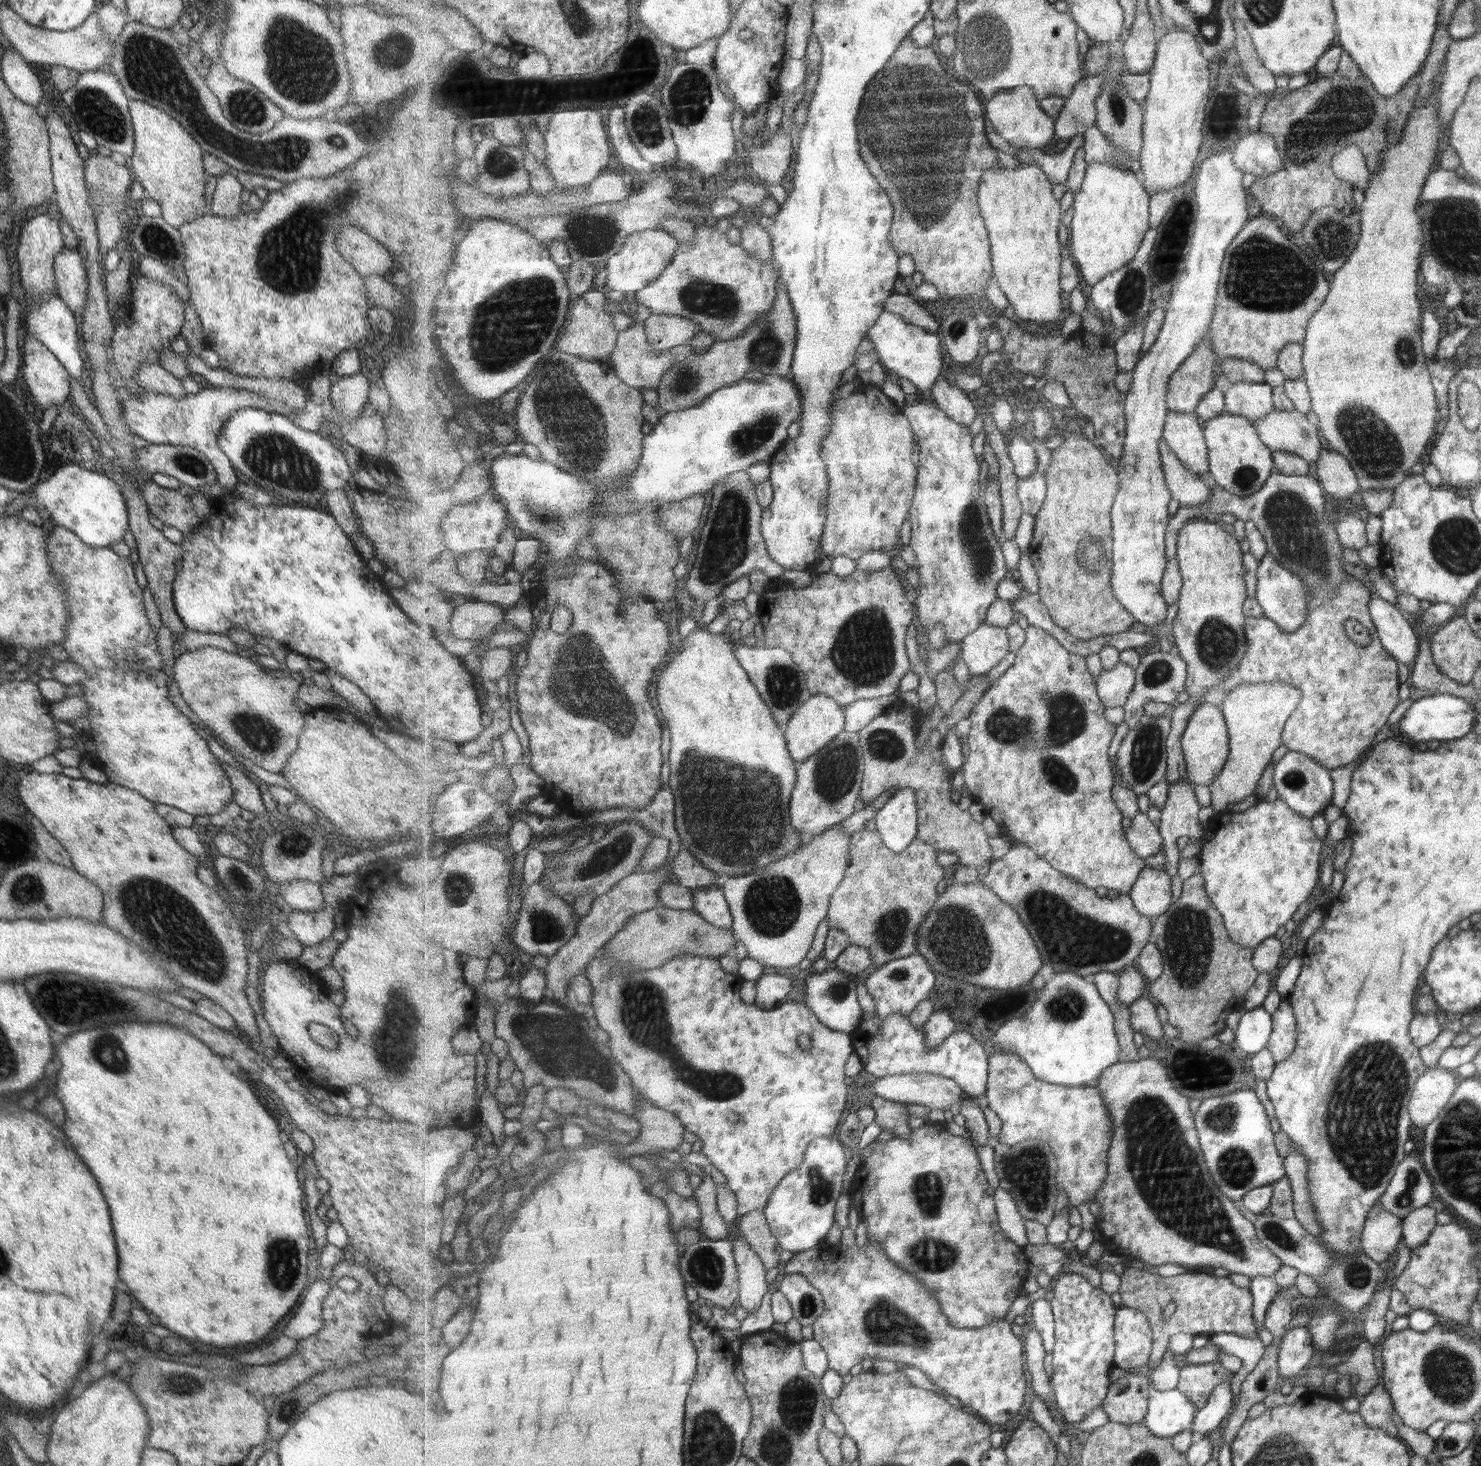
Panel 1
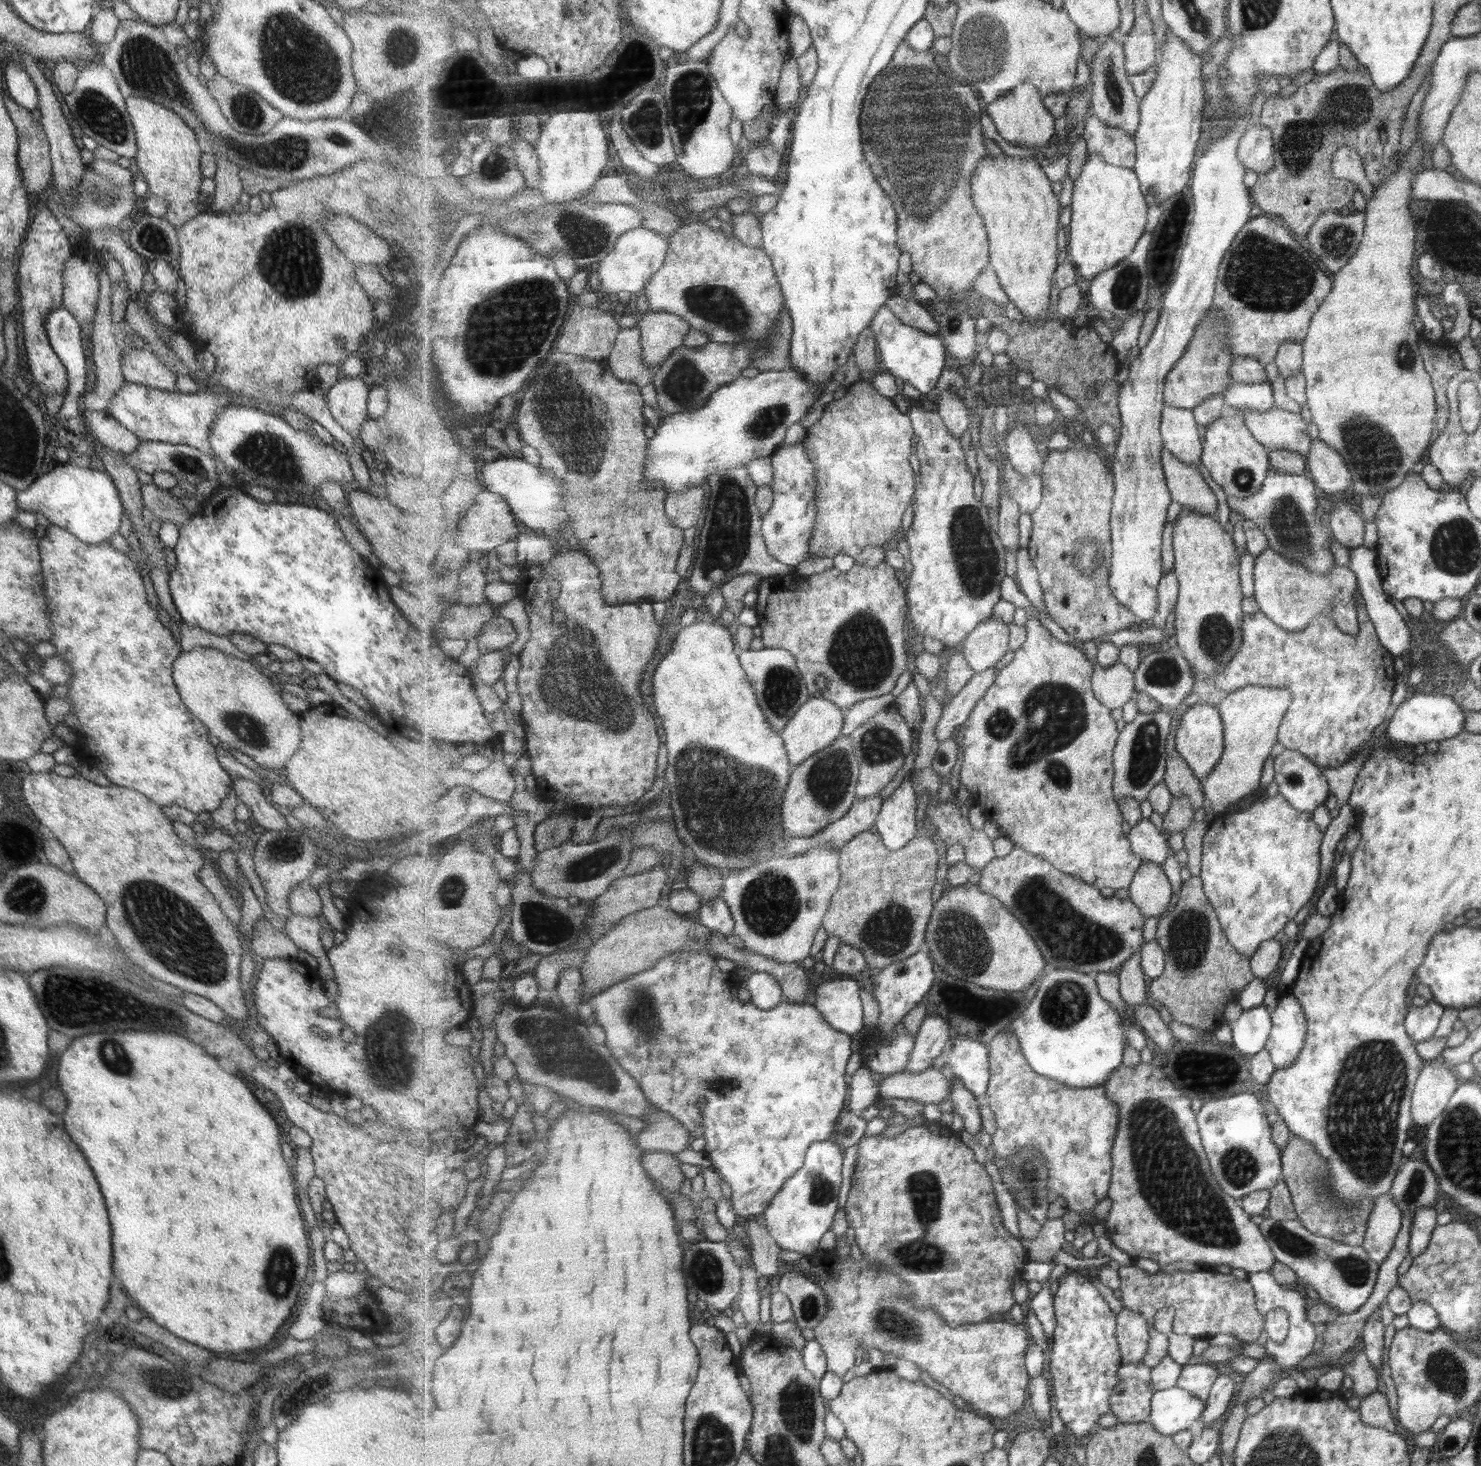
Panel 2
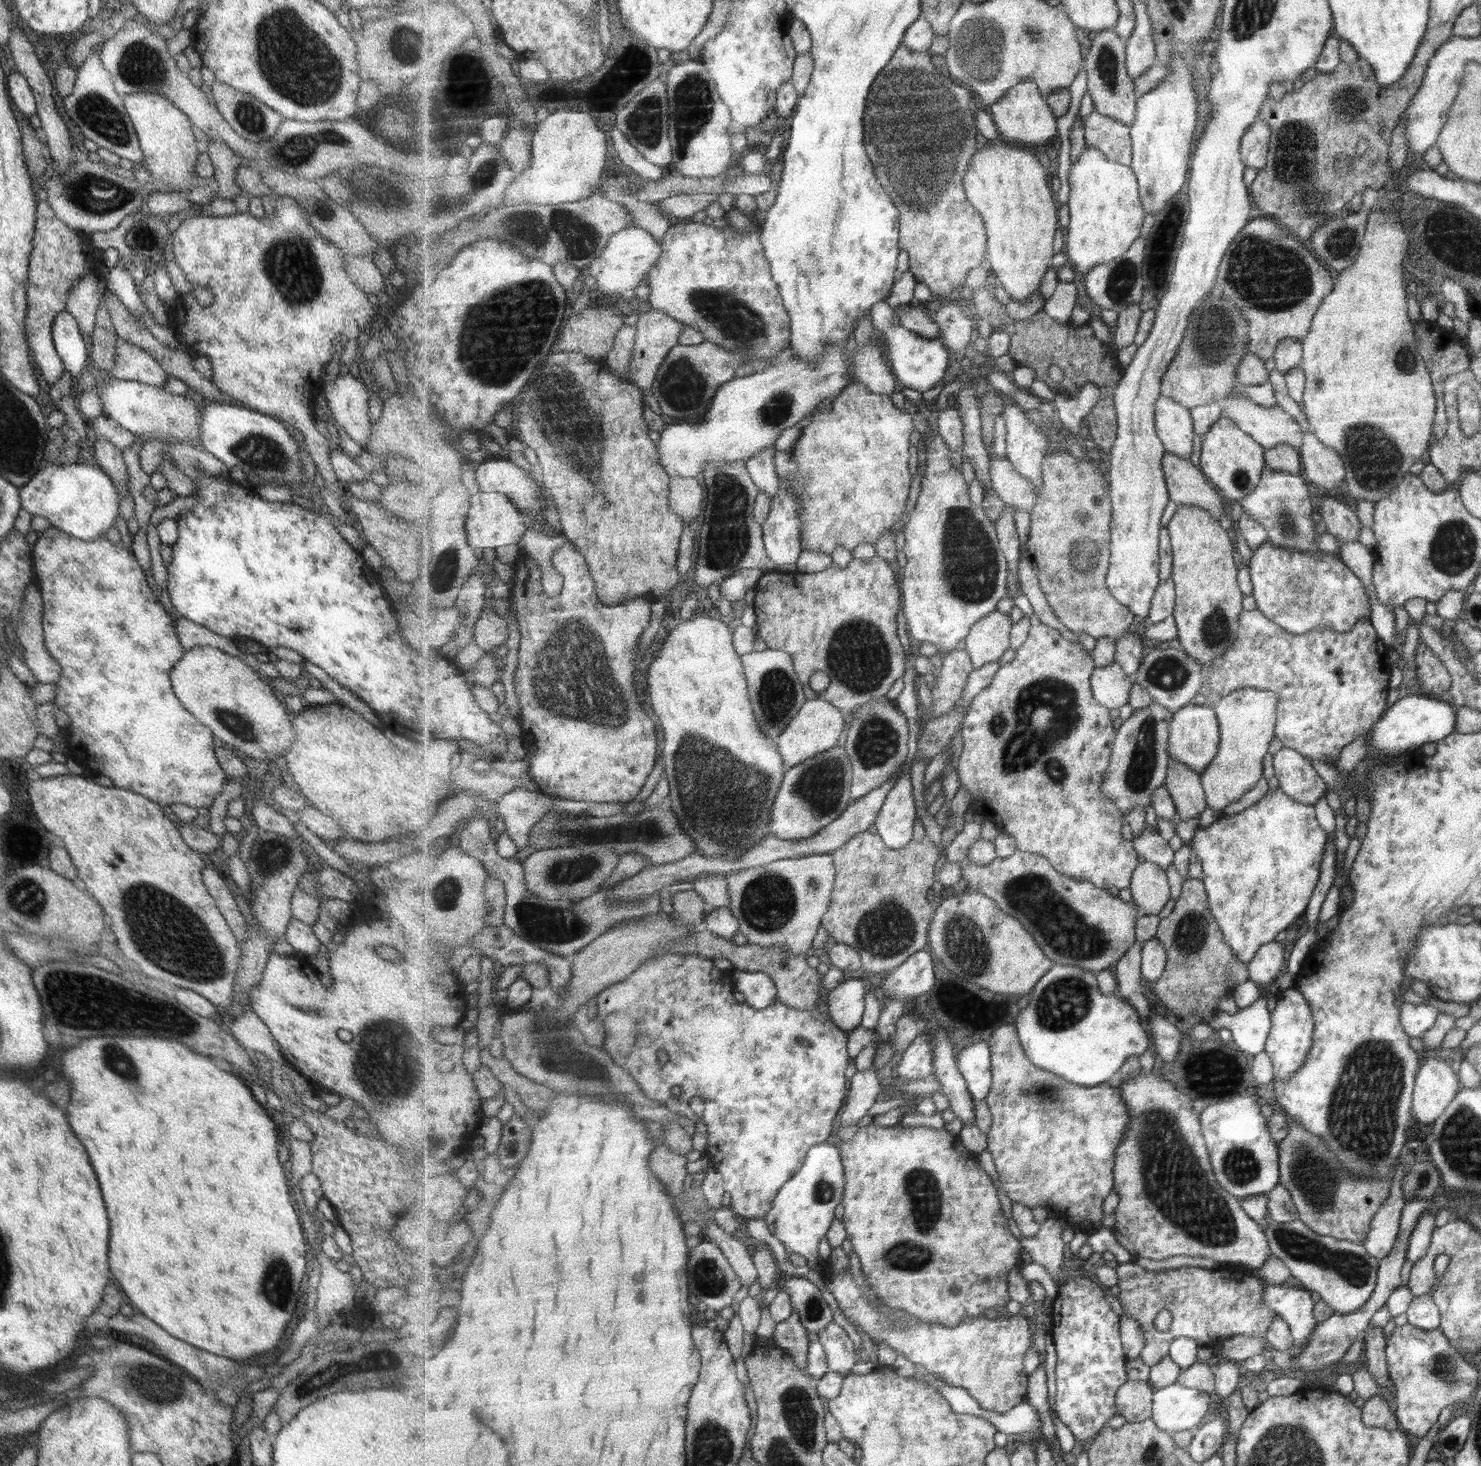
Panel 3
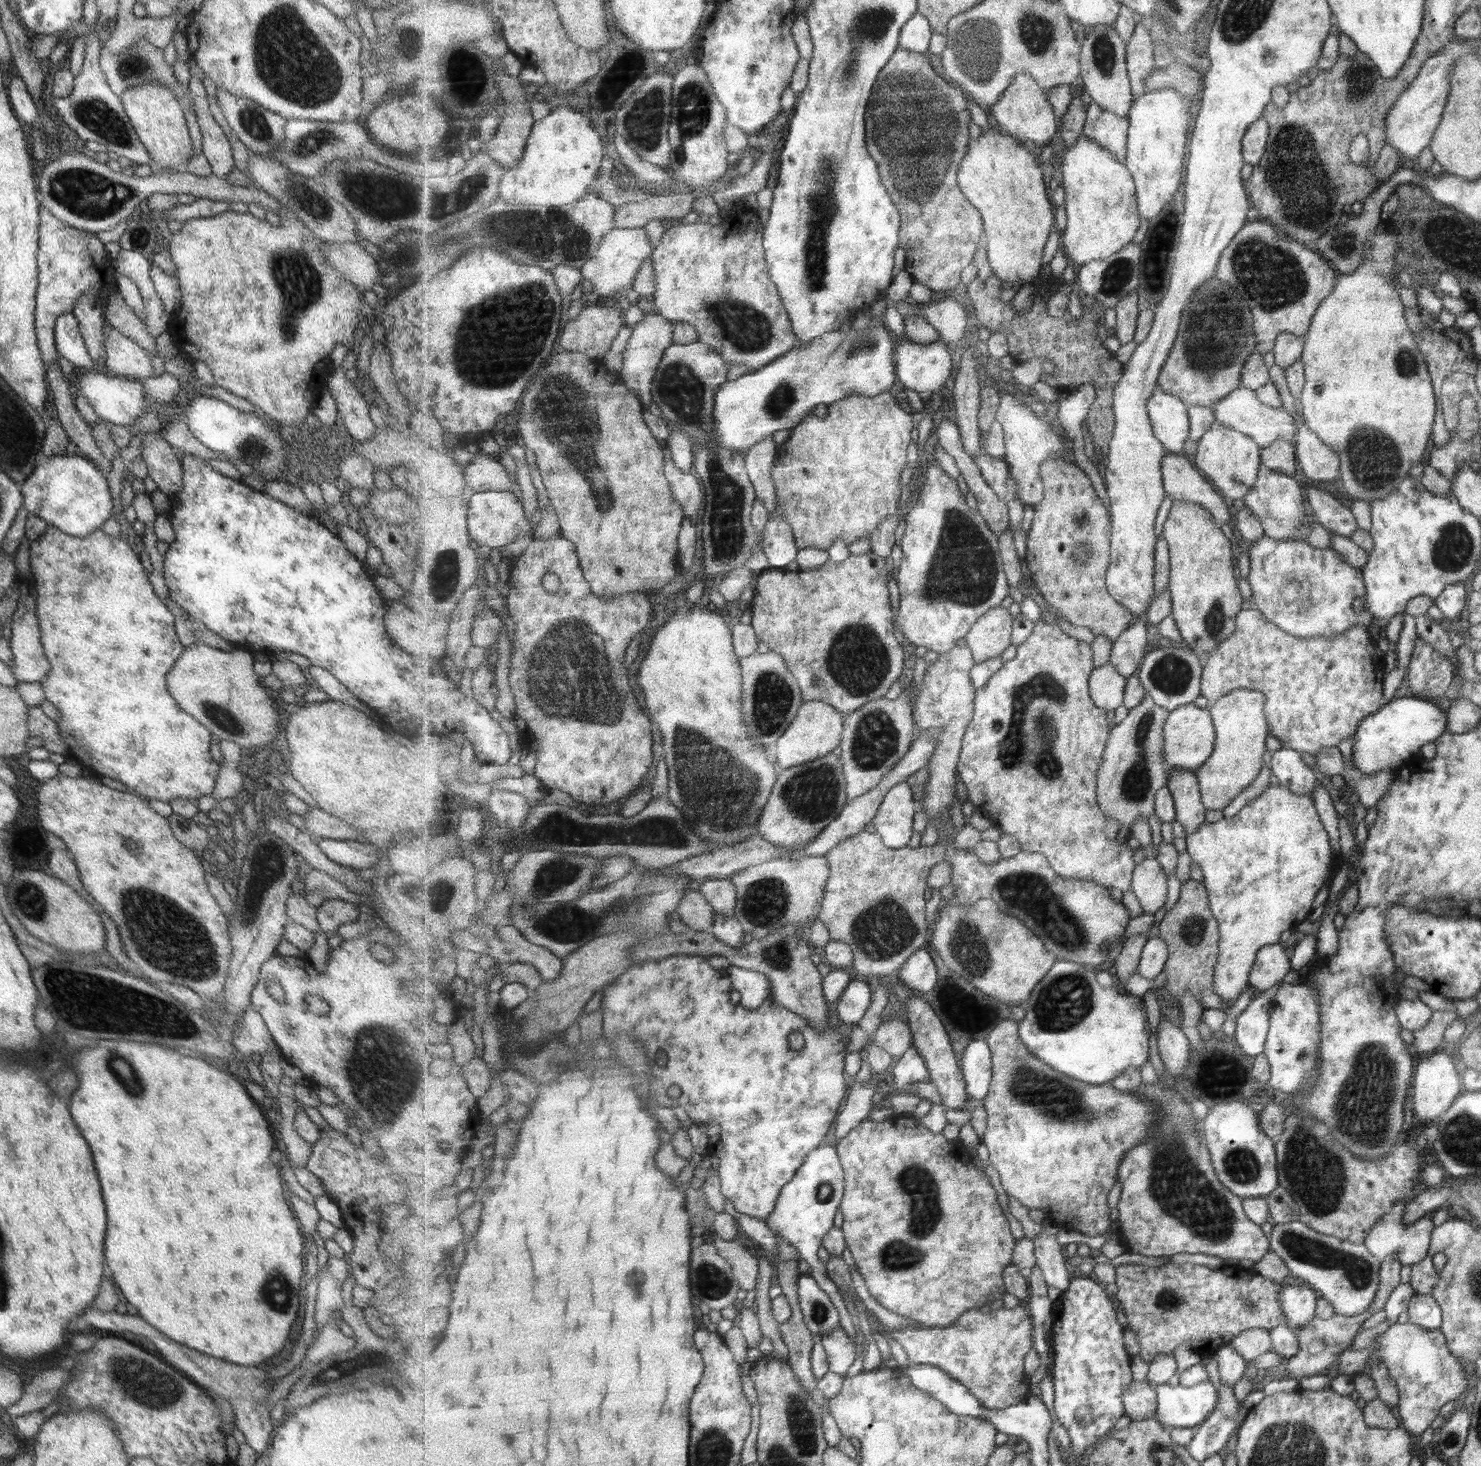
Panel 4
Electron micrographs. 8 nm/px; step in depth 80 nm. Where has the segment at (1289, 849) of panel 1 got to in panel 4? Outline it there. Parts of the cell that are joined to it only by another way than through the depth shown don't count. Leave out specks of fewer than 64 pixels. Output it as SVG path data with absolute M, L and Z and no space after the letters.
M1268 785L1268 787L1255 799L1249 801L1246 805L1233 815L1232 818L1222 818L1217 822L1206 823L1197 834L1191 834L1186 839L1187 852L1191 857L1192 864L1202 868L1204 874L1204 884L1206 885L1208 895L1210 896L1211 914L1217 921L1219 931L1219 942L1217 950L1217 959L1215 959L1214 969L1214 988L1213 992L1225 1001L1227 1007L1230 1007L1241 996L1243 989L1249 988L1248 976L1257 960L1258 950L1262 946L1275 944L1278 942L1279 934L1283 930L1290 929L1305 920L1309 914L1311 902L1317 892L1325 884L1329 884L1334 873L1337 871L1339 858L1331 854L1328 836L1319 821L1317 813L1313 807L1311 797L1305 794L1293 794L1288 788L1281 785Z

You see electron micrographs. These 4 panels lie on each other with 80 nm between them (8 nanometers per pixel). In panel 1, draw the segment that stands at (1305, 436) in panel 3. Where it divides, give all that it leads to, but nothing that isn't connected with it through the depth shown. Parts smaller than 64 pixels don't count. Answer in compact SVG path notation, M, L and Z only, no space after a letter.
M1332 449L1320 450L1315 470L1320 488L1341 503L1347 503L1359 489L1357 478L1347 460Z

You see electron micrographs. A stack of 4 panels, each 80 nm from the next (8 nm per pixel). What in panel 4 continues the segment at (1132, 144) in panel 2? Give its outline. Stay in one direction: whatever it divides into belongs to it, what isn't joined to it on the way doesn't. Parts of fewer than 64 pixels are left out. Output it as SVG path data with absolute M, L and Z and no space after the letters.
M1091 101L1088 107L1088 117L1084 126L1084 134L1103 148L1110 150L1118 162L1126 164L1128 130L1130 119L1128 116L1115 114L1110 110L1103 110L1097 102Z

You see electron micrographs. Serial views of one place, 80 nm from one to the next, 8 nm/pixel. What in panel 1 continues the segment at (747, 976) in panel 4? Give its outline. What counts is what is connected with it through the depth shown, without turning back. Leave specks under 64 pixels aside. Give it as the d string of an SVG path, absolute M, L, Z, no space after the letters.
M775 971L763 973L756 983L758 995L755 1004L765 1010L781 1006L785 1001L794 998L795 993L800 992L800 990L796 990L796 985L793 984L791 978L777 974Z

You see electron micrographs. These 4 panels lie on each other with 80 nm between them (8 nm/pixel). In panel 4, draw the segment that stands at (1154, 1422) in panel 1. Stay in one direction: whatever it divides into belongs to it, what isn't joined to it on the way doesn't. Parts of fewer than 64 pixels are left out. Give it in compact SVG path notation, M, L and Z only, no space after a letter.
M1180 1382L1176 1386L1156 1386L1158 1405L1155 1418L1167 1429L1199 1427L1213 1410L1217 1391L1211 1382L1186 1387Z

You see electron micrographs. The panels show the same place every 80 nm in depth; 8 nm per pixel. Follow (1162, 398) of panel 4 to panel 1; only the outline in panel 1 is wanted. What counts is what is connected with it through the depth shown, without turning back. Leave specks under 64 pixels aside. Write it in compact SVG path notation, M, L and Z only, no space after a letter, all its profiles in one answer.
M1170 411L1165 424L1163 439L1175 451L1179 460L1199 476L1209 474L1210 446L1196 414Z

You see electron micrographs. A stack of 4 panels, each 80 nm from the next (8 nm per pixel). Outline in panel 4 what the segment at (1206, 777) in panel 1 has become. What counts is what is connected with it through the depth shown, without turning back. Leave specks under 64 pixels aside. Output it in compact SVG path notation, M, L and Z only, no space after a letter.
M1184 704L1169 715L1164 728L1164 761L1171 769L1197 771L1211 758L1214 748L1214 725L1209 707L1198 708L1195 704Z

